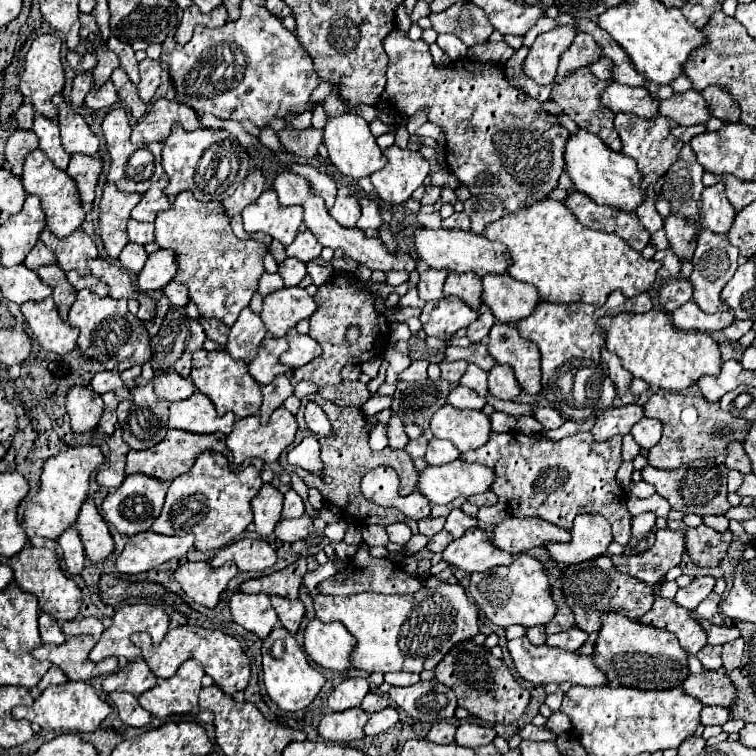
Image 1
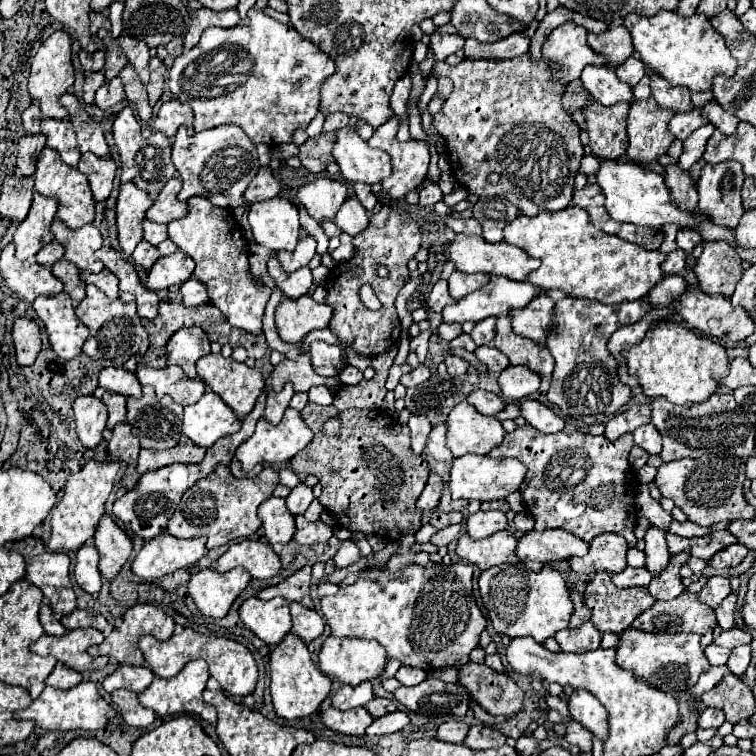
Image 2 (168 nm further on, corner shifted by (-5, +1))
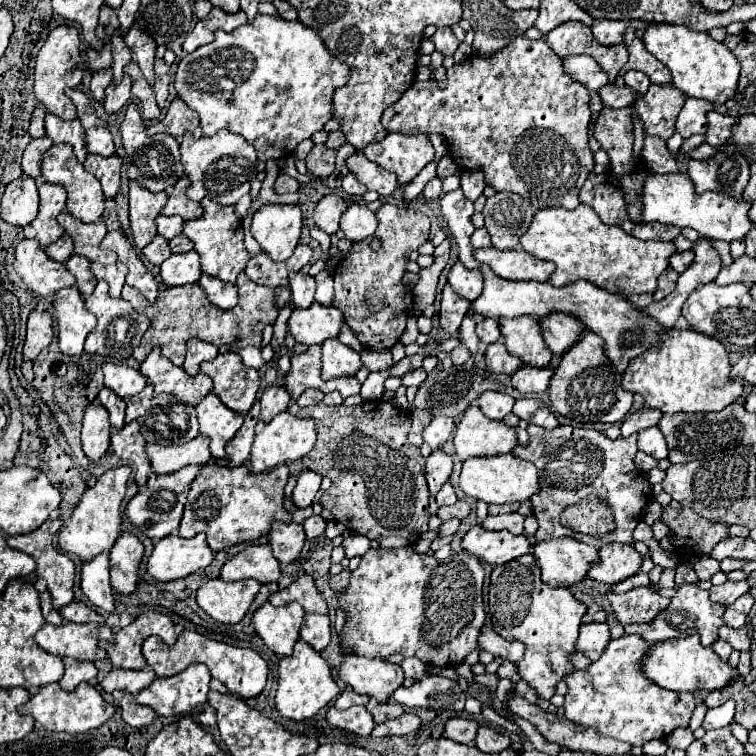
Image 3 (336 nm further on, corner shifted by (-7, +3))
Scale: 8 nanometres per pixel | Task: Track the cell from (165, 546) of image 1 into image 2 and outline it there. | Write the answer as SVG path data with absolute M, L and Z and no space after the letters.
M162 533L144 543L140 553L132 561L132 571L148 581L160 579L202 559L206 555L204 543L206 539L202 537L178 539L168 533Z

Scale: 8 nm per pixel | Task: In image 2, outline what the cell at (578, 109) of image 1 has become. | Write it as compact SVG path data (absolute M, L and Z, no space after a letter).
M618 103L612 107L600 105L600 109L592 109L592 105L588 105L584 109L586 131L590 135L590 147L596 157L618 159L626 153L628 109L630 109L630 103Z

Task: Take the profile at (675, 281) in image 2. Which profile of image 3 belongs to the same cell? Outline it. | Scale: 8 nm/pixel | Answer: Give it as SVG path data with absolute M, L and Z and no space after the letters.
M666 269L660 277L658 277L658 289L654 293L654 301L664 299L666 295L670 295L676 289L676 281L678 281L678 273L674 269Z

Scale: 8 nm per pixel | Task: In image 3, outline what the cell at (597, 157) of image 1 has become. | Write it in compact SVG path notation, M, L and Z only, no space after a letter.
M650 175L642 185L640 203L644 223L658 221L676 227L692 227L708 239L722 239L722 241L744 239L752 227L748 219L750 203L736 197L724 197L712 191L696 195L688 175Z

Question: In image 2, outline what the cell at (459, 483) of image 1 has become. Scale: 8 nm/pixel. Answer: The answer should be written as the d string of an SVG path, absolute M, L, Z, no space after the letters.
M462 455L454 459L454 465L450 469L450 483L448 489L454 499L478 499L478 501L494 501L494 499L506 499L510 493L518 491L522 481L526 477L526 465L522 465L518 459L510 457L480 457L480 455Z

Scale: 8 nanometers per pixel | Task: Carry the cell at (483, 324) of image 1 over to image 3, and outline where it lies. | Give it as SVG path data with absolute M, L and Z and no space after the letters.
M482 319L476 325L476 335L480 337L482 343L496 343L500 341L500 327L496 319Z

